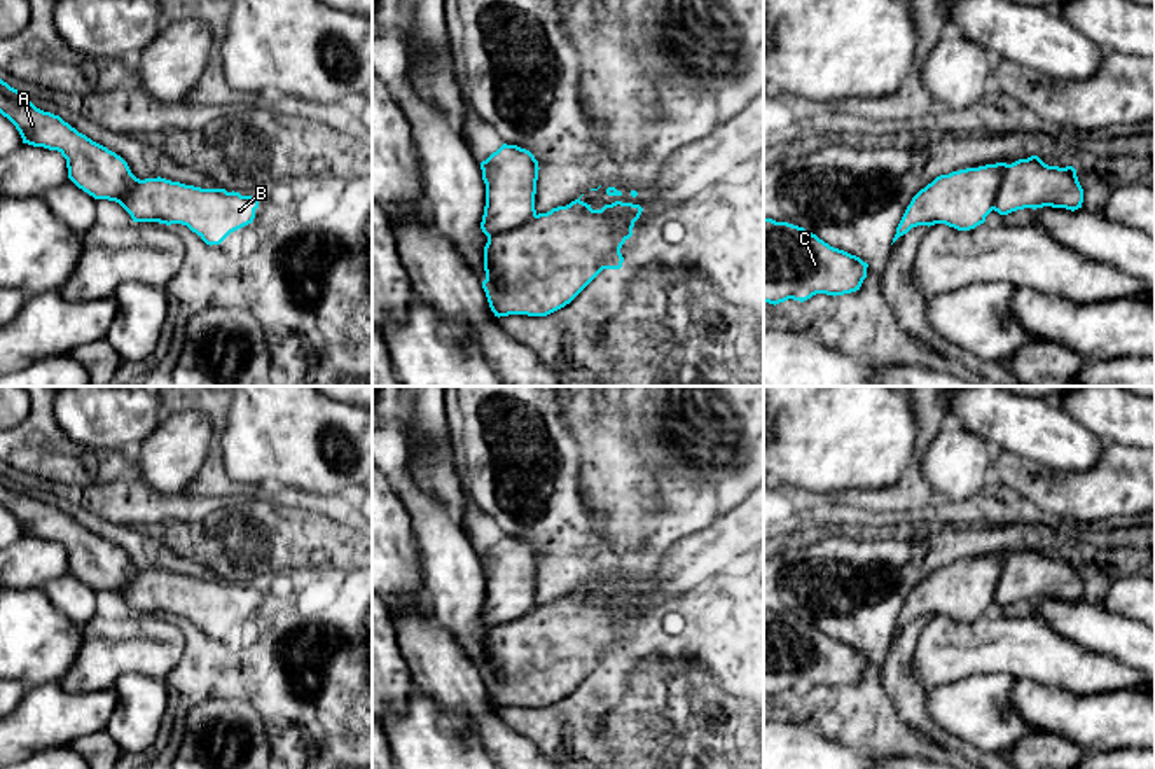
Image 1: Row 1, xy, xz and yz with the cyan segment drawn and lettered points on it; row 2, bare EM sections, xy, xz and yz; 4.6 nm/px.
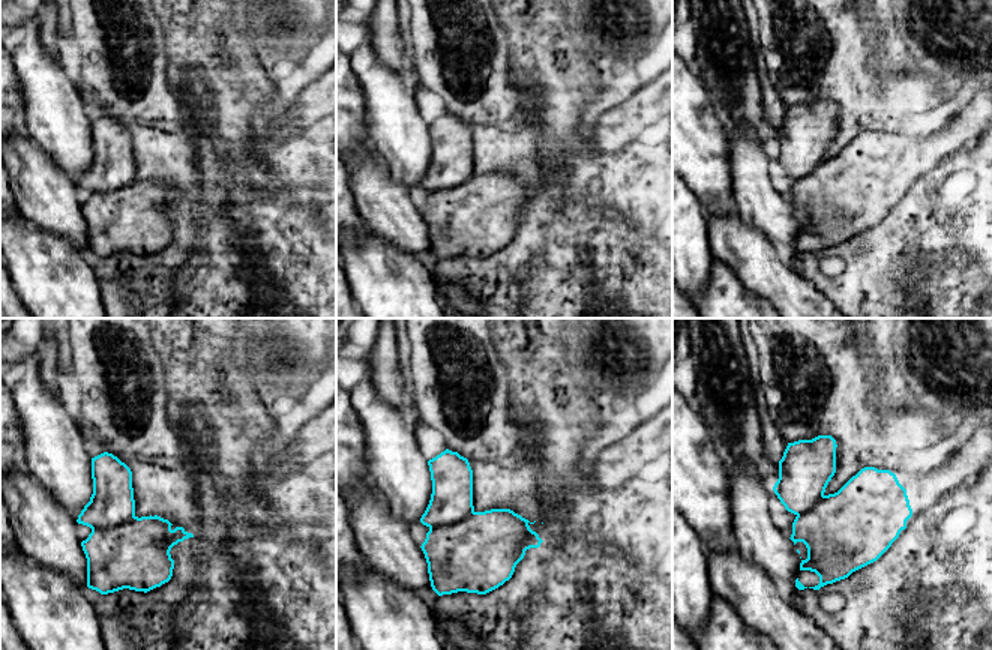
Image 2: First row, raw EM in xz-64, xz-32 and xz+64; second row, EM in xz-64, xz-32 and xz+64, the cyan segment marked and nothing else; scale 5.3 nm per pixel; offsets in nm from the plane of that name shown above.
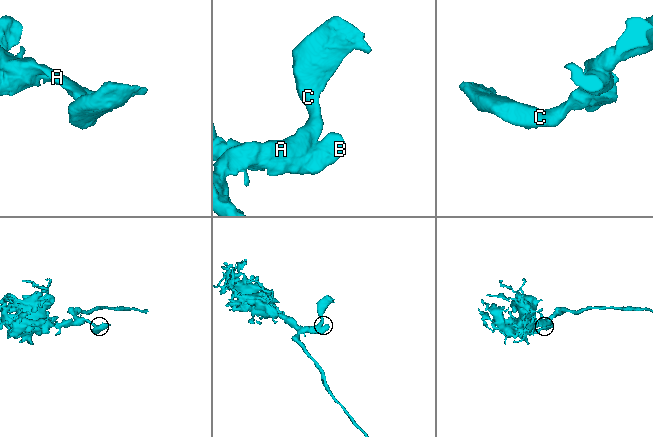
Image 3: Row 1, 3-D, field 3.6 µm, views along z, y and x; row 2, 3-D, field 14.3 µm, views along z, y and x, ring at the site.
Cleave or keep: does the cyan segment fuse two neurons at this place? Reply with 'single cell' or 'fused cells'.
single cell

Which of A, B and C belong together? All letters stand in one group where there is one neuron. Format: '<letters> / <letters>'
A B C

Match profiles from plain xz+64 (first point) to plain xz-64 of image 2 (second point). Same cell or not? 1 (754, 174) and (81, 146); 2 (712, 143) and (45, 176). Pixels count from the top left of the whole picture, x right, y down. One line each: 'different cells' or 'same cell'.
1: same cell
2: different cells

